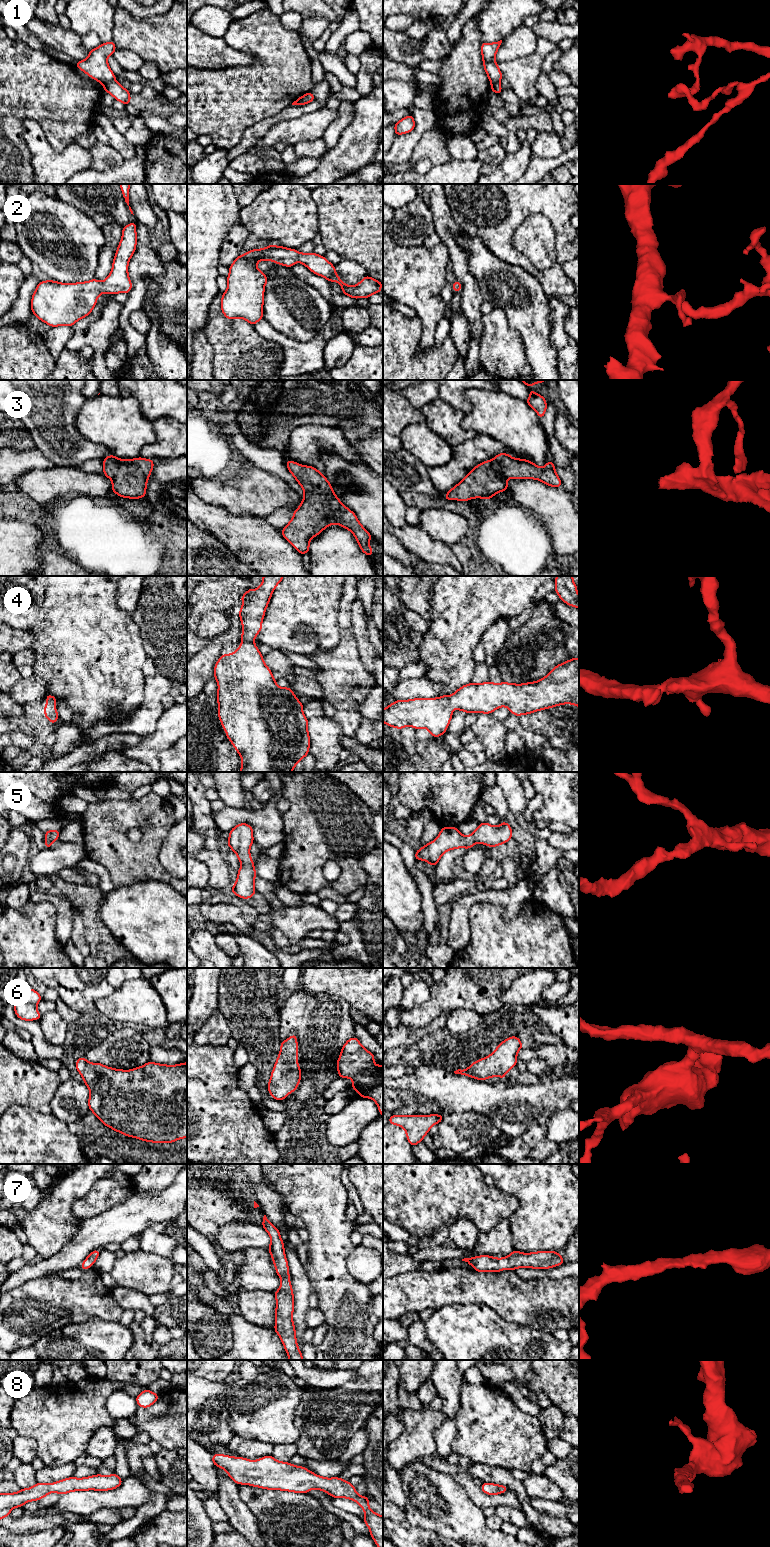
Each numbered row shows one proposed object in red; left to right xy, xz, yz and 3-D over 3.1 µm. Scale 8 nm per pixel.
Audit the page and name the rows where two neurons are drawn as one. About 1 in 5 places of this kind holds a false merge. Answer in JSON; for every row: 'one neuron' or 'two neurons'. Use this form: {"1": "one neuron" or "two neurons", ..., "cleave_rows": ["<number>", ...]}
{"1": "two neurons", "2": "one neuron", "3": "one neuron", "4": "one neuron", "5": "one neuron", "6": "one neuron", "7": "one neuron", "8": "one neuron", "cleave_rows": ["1"]}

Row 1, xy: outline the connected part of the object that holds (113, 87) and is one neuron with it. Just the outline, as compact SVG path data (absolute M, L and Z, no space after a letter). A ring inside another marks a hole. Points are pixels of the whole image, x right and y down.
M112 80L108 83L103 84L104 91L111 94L115 100L122 102L124 105L131 103L128 89L123 88L119 82Z

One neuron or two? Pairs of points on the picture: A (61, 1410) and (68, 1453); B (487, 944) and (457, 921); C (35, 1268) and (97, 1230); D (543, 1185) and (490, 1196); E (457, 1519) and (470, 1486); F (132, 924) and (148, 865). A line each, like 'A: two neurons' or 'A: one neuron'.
A: one neuron
B: two neurons
C: one neuron
D: two neurons
E: two neurons
F: two neurons

